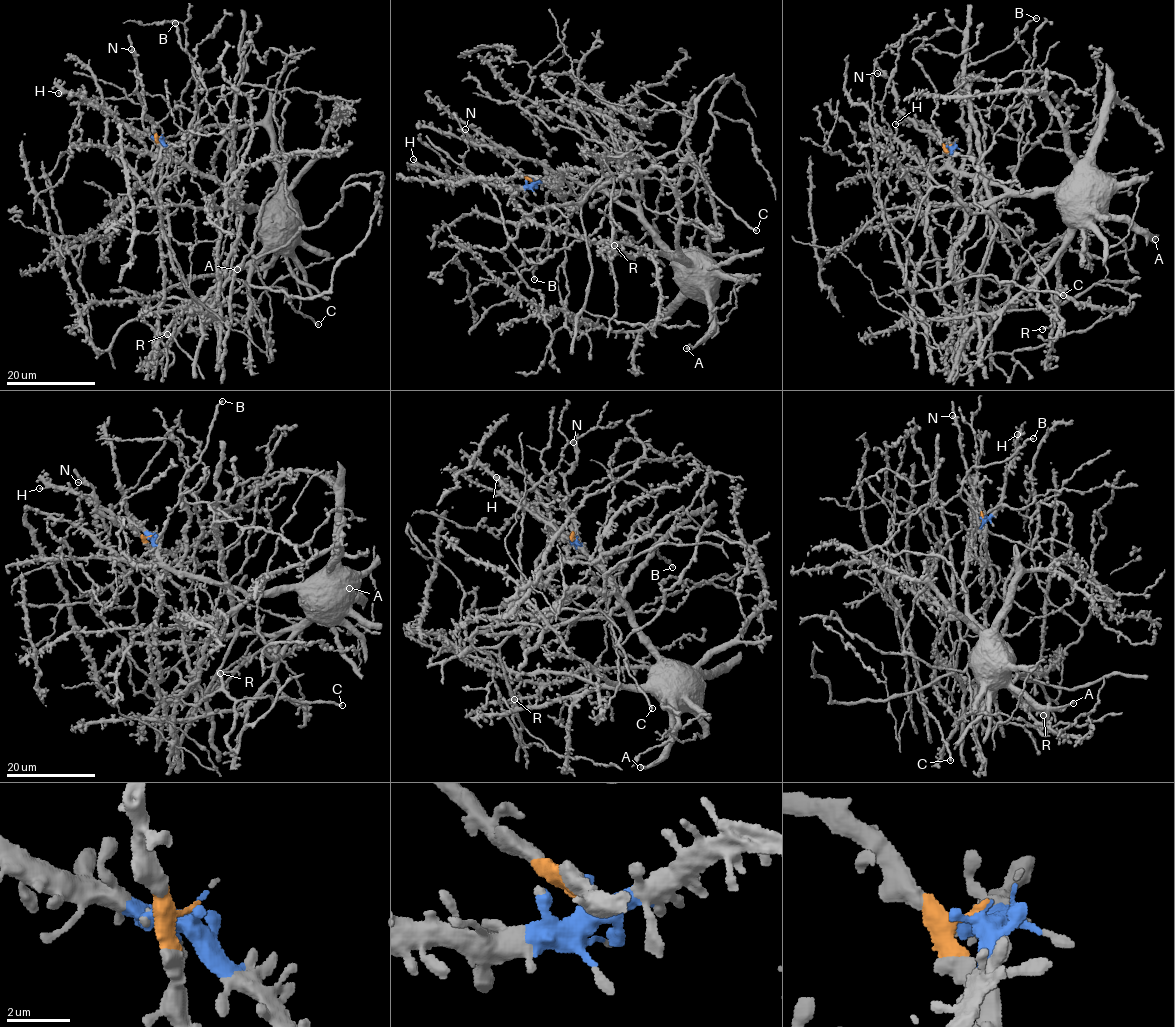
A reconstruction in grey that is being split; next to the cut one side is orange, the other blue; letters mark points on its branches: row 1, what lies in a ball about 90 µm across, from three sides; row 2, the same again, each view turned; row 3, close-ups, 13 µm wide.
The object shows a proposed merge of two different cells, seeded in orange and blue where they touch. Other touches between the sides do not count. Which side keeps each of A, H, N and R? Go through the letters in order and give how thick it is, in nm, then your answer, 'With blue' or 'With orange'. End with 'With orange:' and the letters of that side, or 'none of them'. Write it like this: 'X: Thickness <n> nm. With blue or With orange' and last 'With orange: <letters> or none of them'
A: Thickness 420 nm. With blue
H: Thickness 240 nm. With blue
N: Thickness 260 nm. With orange
R: Thickness 360 nm. With blue
With orange: N

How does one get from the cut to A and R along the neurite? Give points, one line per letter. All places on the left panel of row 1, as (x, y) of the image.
A: (161, 137), (178, 157), (254, 208), (271, 232), (277, 244), (270, 260), (236, 269)
R: (161, 137), (178, 157), (231, 190), (238, 202), (260, 208), (265, 240), (261, 250), (172, 333), (166, 333)

